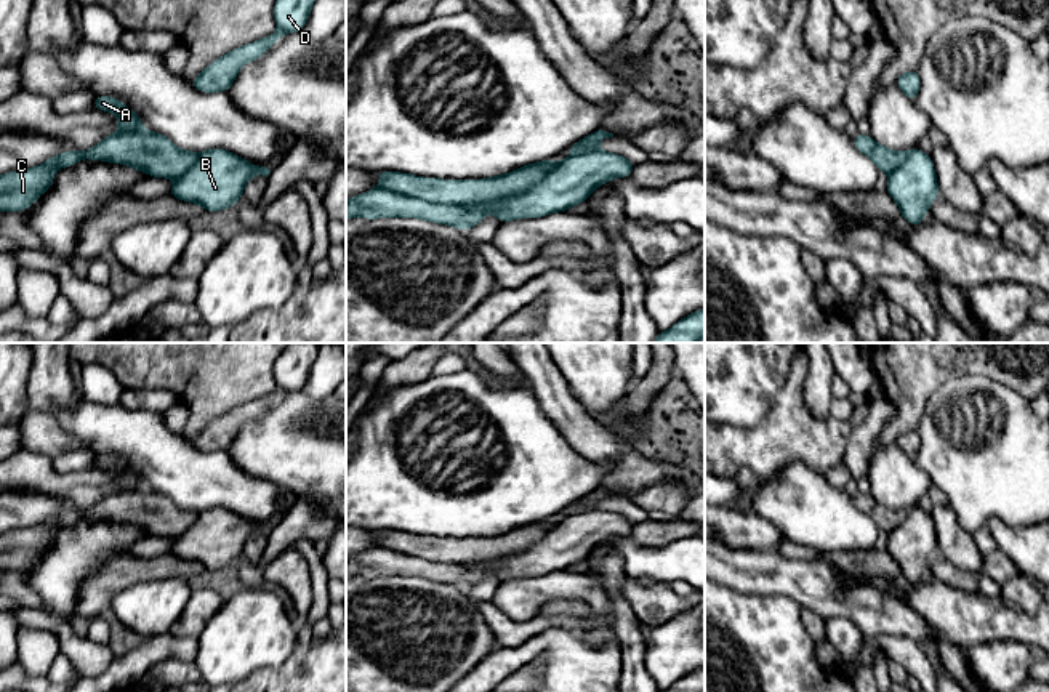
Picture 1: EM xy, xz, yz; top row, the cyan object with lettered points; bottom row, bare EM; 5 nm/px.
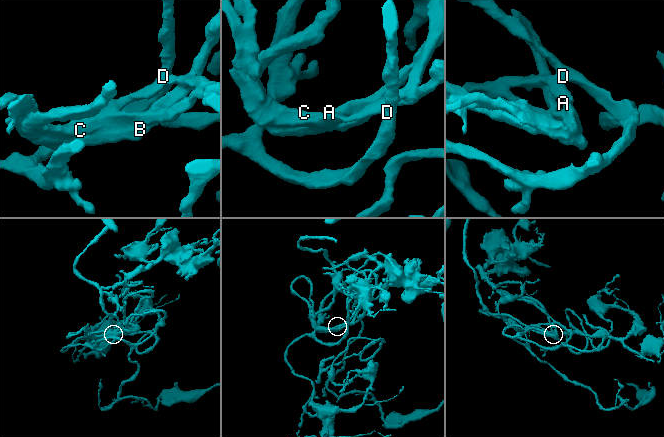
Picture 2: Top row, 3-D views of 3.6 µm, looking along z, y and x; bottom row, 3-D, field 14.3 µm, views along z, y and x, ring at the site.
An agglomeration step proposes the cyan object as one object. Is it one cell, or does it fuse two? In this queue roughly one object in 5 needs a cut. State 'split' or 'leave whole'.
leave whole

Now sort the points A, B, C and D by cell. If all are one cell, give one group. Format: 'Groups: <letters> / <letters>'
Groups: A B C D

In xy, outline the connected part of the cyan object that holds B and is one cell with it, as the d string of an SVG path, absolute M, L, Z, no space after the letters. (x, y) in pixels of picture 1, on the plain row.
M96 455L91 466L117 473L119 490L90 509L69 509L35 527L0 533L0 570L29 567L50 548L58 527L75 524L80 517L125 522L154 537L173 537L168 554L199 562L205 570L234 565L251 535L267 537L271 532L219 506L200 513L178 508L167 495L147 490L138 473L115 457Z

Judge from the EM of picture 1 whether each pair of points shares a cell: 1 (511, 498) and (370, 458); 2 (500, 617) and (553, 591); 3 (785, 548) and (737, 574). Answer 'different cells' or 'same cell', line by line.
1: same cell
2: different cells
3: different cells

